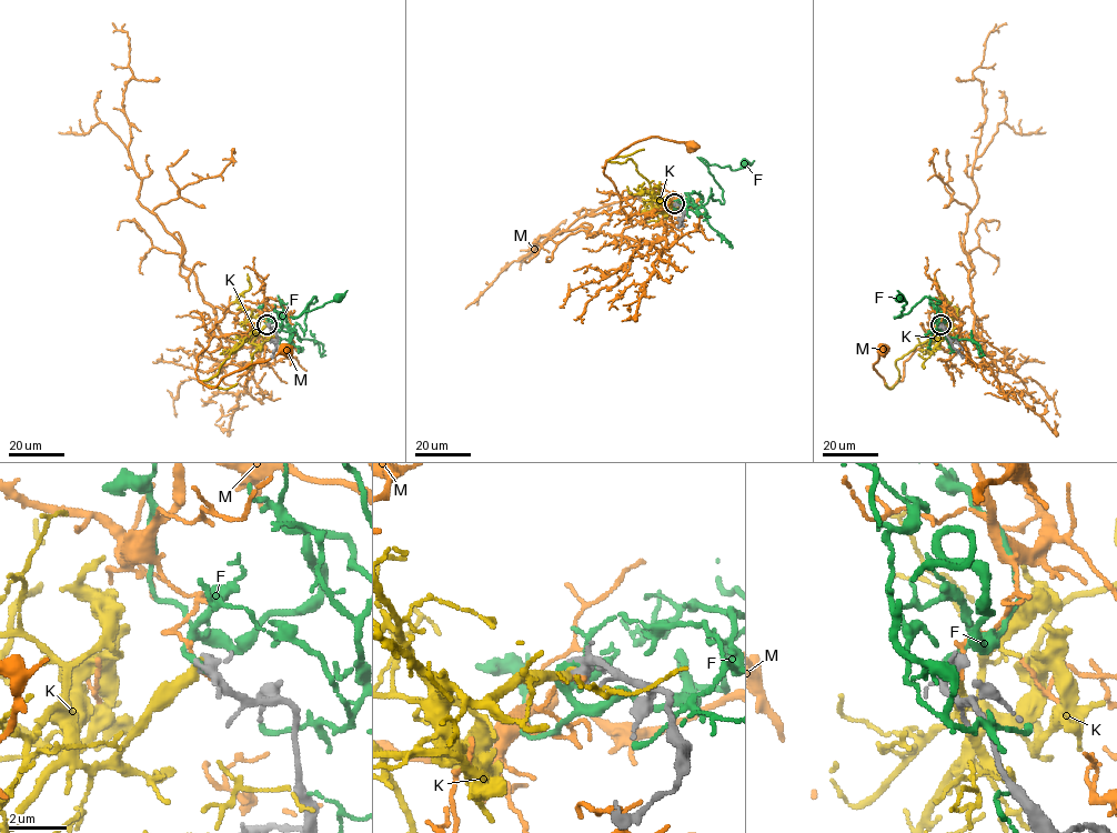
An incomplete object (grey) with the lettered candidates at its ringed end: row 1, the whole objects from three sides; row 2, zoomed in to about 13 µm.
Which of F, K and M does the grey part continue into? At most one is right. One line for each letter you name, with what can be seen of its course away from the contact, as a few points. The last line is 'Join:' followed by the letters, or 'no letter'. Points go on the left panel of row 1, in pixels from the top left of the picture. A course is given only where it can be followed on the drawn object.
F: course (268, 324), (270, 318), (304, 331), (315, 298), (292, 317), (348, 290)
Join: F

